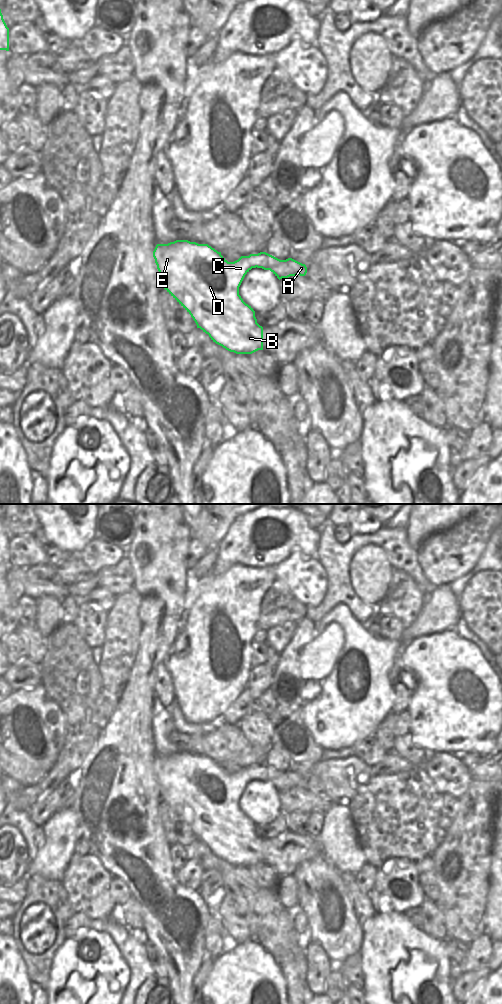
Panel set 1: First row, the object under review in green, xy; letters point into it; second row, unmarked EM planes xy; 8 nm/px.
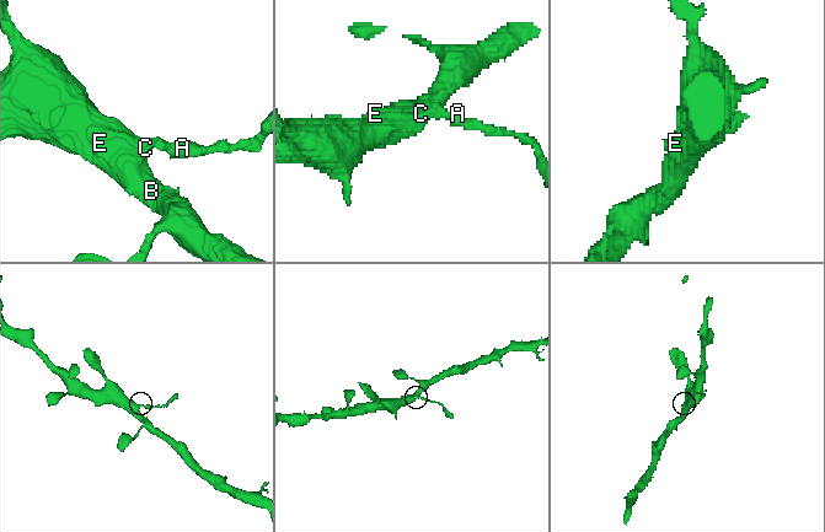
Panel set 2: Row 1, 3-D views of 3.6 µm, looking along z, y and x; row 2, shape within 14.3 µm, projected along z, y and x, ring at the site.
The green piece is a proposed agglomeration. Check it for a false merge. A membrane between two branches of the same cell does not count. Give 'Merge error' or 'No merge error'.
Merge error

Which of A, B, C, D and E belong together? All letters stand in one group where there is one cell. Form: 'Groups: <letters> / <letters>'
Groups: A / B C D E

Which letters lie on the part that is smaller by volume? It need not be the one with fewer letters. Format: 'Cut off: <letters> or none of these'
Cut off: A

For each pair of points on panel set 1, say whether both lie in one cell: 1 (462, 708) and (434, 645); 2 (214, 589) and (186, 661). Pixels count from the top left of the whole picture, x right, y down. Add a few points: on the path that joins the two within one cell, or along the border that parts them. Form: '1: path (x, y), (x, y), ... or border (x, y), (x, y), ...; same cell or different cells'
1: path (449, 694), (446, 689), (446, 666), (441, 661); same cell
2: path (214, 607), (210, 612), (207, 640), (204, 643); same cell

